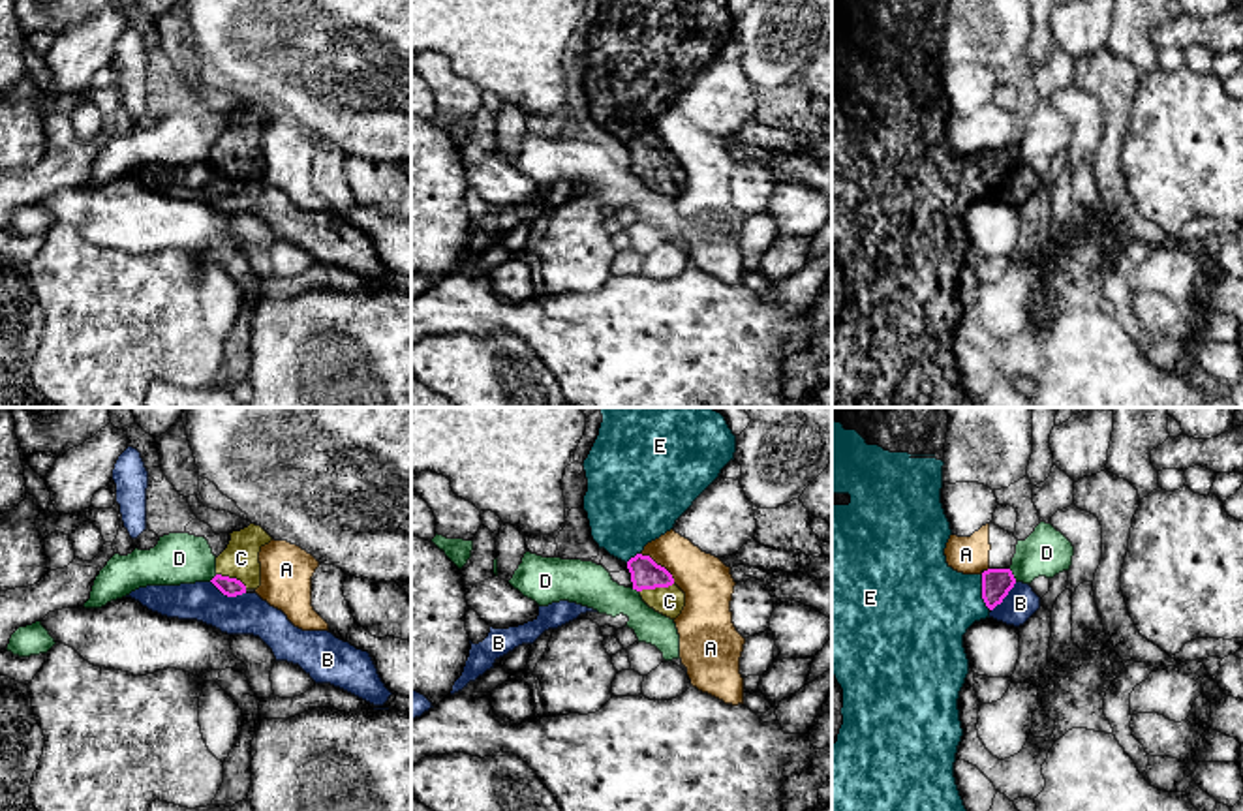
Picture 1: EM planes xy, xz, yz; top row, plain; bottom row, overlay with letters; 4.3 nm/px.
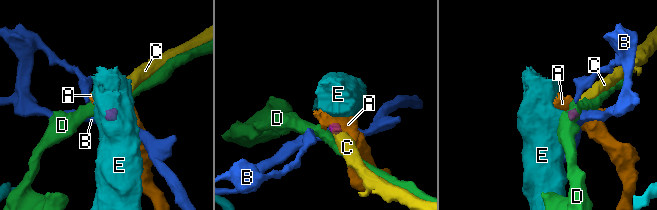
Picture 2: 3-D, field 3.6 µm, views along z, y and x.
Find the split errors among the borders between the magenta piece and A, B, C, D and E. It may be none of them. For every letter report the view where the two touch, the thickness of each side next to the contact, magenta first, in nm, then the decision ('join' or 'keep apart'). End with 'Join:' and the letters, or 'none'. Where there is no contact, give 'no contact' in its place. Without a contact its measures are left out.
A: contact in xz; calibres 130 and 220 nm; keep apart
B: contact in xy; calibres 80 and 180 nm; keep apart
C: contact in xz; calibres 130 and 130 nm; join
D: contact in yz; calibres 130 and 200 nm; keep apart
E: contact in yz; calibres 130 and 400 nm; join
Join: C, E

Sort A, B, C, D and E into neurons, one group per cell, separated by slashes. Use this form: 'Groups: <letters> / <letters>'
Groups: A / B / C E / D

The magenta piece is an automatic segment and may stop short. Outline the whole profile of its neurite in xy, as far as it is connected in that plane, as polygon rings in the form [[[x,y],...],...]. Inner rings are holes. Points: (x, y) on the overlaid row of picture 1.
[[[255,524],[229,535],[227,548],[216,558],[216,576],[210,582],[223,595],[237,597],[261,586],[259,552],[272,537]]]

